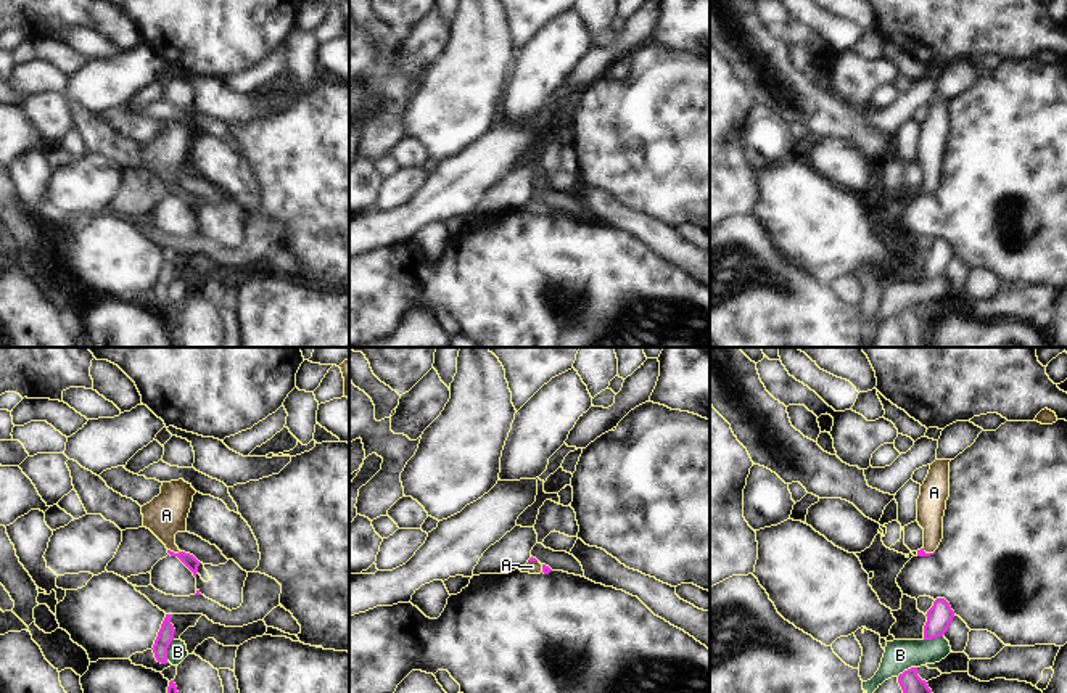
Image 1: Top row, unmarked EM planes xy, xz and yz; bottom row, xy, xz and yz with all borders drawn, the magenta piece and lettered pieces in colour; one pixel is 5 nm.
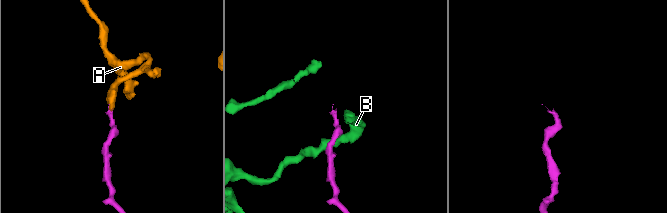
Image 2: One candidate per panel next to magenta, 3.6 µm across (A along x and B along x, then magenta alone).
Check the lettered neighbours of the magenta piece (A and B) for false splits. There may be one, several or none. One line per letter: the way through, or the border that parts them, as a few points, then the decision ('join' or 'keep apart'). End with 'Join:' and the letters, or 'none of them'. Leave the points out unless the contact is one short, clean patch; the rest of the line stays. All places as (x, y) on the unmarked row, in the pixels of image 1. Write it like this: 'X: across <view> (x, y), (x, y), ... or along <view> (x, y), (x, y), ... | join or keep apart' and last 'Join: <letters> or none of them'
A: across xy (190, 201), (173, 192), (166, 174), (166, 155) | join
B: along xy (173, 278), (166, 299) | keep apart
Join: A

